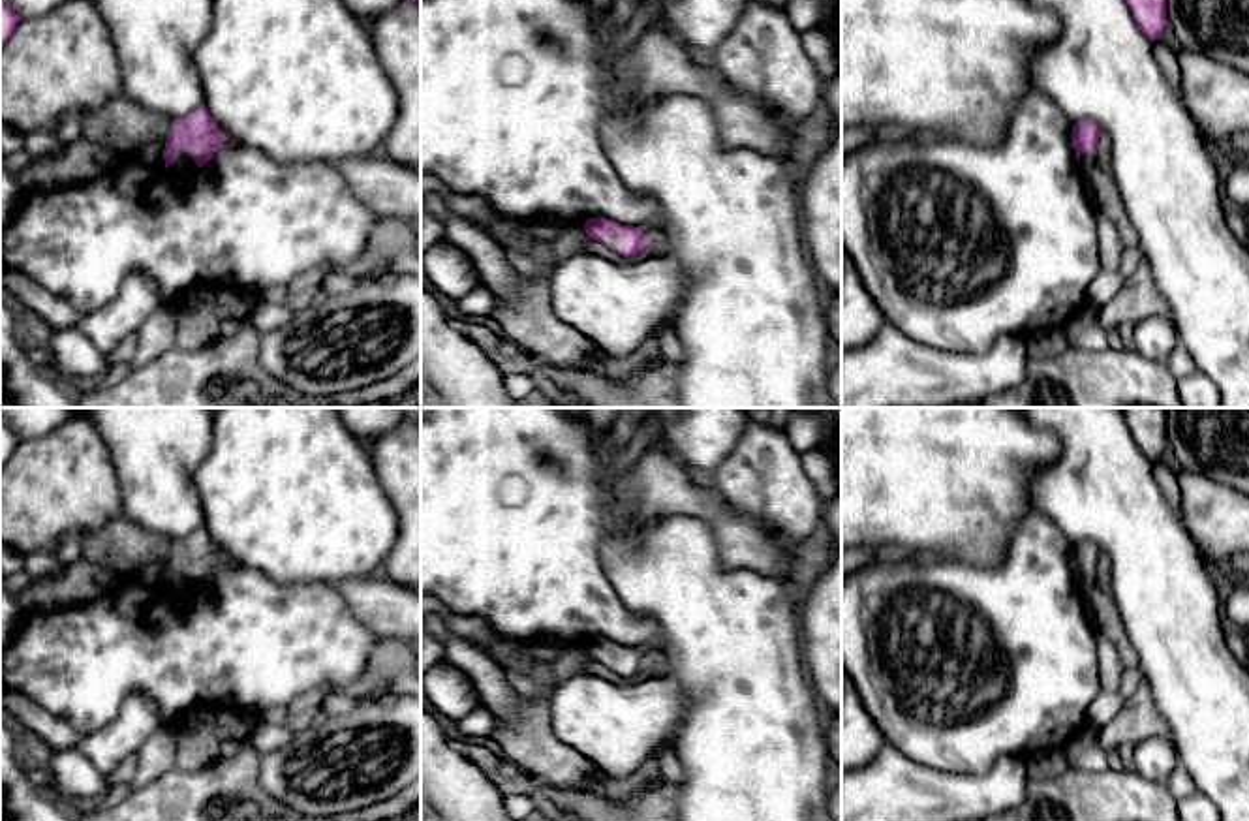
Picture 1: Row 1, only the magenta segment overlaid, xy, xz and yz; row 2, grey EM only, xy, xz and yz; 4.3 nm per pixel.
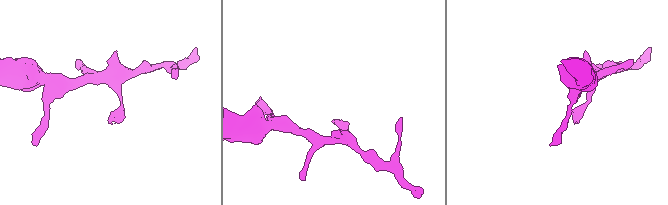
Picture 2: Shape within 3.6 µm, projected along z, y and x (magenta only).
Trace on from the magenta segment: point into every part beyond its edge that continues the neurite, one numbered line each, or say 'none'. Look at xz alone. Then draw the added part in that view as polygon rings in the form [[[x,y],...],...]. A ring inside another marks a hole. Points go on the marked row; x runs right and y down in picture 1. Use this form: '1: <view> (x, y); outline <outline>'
none

